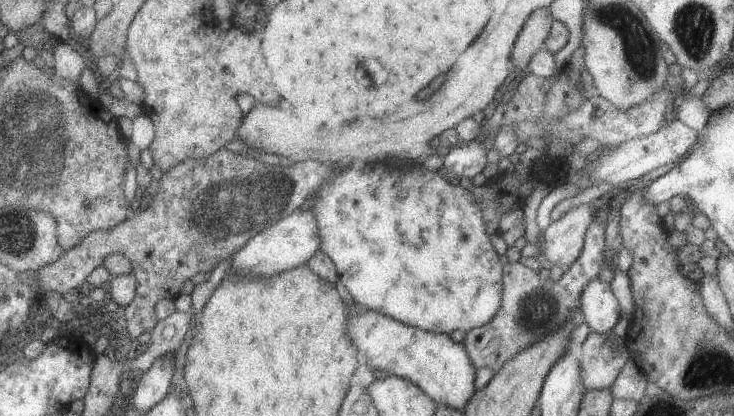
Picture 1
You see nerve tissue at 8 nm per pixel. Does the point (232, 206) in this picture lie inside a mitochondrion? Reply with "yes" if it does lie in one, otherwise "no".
yes

